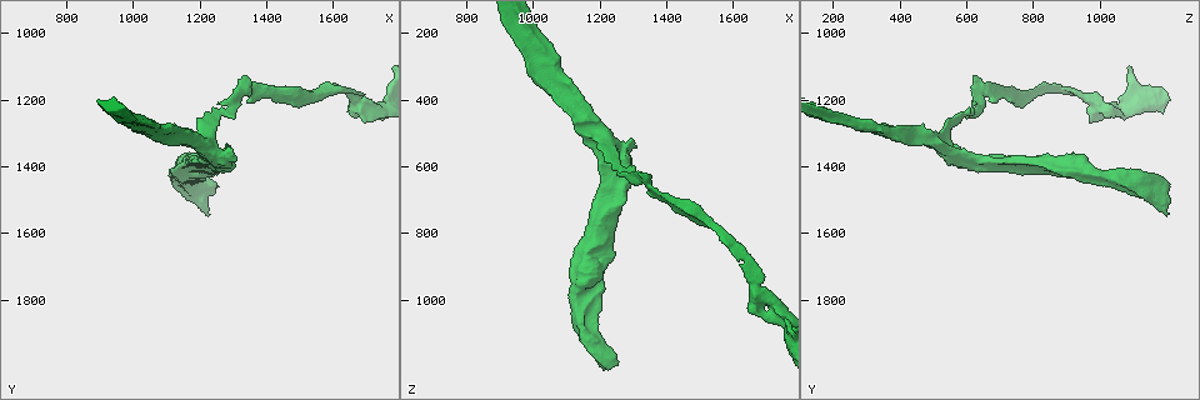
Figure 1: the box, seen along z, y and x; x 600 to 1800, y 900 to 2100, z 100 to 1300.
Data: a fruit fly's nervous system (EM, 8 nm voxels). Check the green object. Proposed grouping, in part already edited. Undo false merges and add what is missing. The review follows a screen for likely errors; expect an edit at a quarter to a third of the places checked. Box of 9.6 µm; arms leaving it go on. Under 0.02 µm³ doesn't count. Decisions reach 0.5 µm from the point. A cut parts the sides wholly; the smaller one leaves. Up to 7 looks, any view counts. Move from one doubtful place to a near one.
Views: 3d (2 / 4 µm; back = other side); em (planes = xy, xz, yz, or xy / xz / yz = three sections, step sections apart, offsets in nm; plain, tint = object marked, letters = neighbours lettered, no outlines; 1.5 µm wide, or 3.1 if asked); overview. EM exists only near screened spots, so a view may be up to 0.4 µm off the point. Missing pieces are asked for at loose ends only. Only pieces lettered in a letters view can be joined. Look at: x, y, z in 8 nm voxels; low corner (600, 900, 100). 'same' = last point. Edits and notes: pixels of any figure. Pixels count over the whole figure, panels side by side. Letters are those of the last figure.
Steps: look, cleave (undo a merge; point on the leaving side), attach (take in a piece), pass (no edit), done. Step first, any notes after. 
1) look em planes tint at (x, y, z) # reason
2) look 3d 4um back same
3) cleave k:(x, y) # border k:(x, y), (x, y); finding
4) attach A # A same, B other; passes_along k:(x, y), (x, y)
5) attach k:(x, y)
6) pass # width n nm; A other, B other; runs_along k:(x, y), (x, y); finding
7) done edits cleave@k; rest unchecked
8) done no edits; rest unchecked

look 3d 4um at (1210, 1480, 1190) # thick turns thin

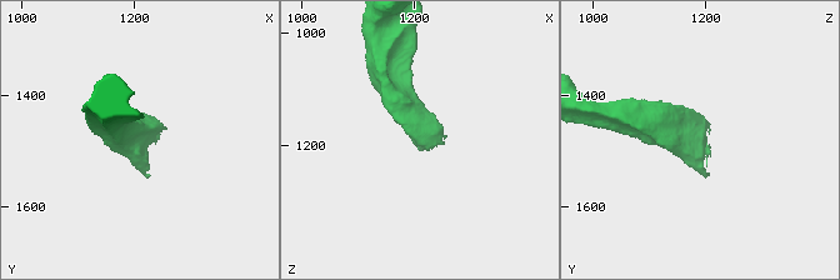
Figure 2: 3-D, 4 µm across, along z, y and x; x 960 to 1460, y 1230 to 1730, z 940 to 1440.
look em planes plain at (1210, 1485, 1185)

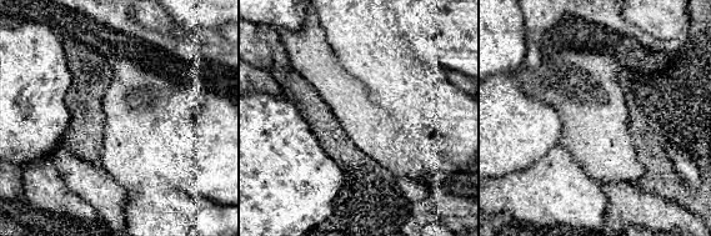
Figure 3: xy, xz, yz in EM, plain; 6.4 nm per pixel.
look em planes letters same # what lies round it

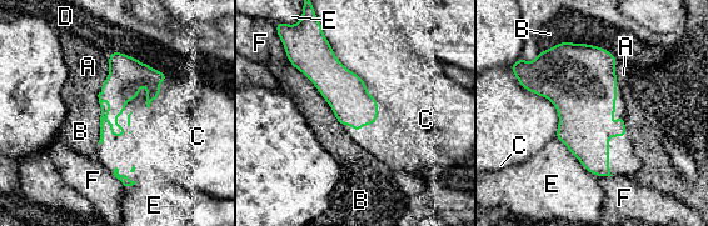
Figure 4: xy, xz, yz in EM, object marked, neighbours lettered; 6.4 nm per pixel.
pass # longest_contact B 550 nm; A other, B other, C other, D other, E other, F other; border 4:(169, 76), (146, 108); continuous, no second cell

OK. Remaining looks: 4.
look 3d 4um at (1170, 1390, 840) # two arms at a narrow angle

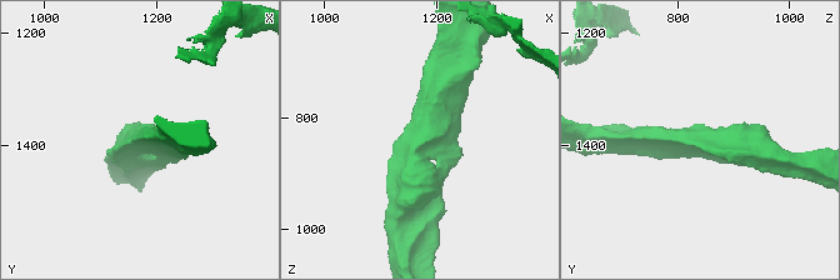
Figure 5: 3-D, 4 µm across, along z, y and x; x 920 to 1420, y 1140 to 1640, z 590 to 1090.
look em planes tint at (1175, 1385, 840)

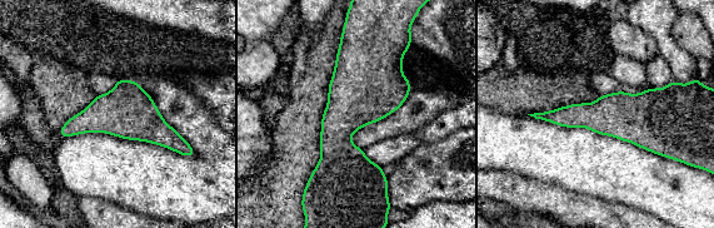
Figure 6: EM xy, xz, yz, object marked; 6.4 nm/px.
look em planes letters same

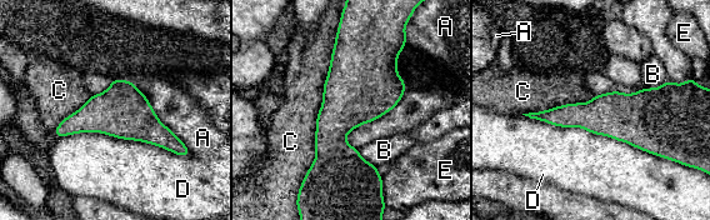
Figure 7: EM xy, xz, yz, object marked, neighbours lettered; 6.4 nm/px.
pass # longest_contact C 1050 nm; A other, B other, C other, D other, E other; border 7:(339, 24), (301, 181); all the same cell

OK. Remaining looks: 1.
done no edits; rest unchecked

